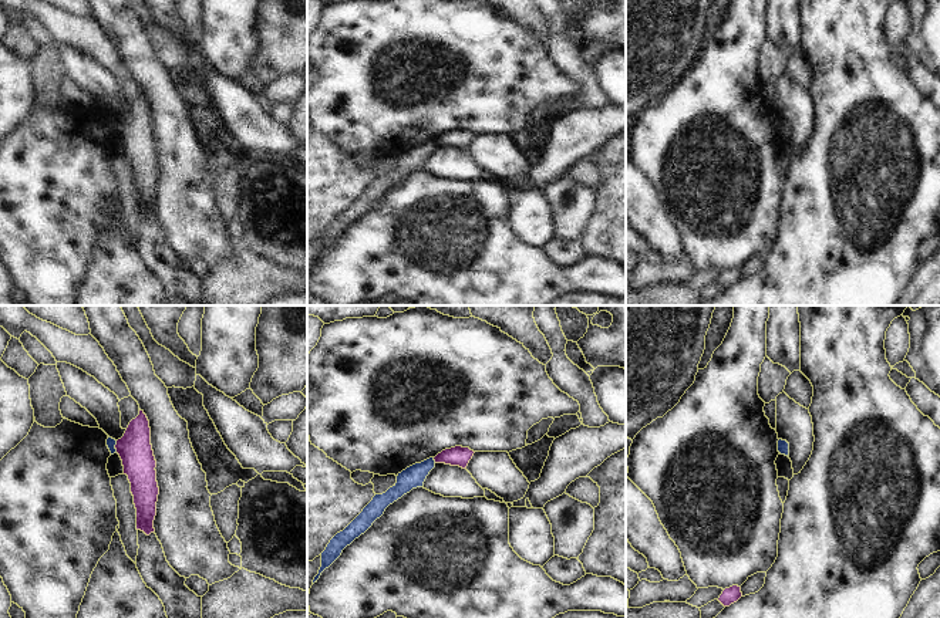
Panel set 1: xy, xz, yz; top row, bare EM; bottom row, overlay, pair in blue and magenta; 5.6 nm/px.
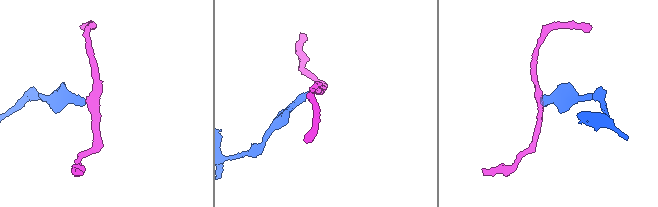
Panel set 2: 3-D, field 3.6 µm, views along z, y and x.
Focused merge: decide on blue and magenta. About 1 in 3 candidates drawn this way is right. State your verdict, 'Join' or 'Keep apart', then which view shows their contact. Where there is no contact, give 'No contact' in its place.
Keep apart. Touches blue in xy.

